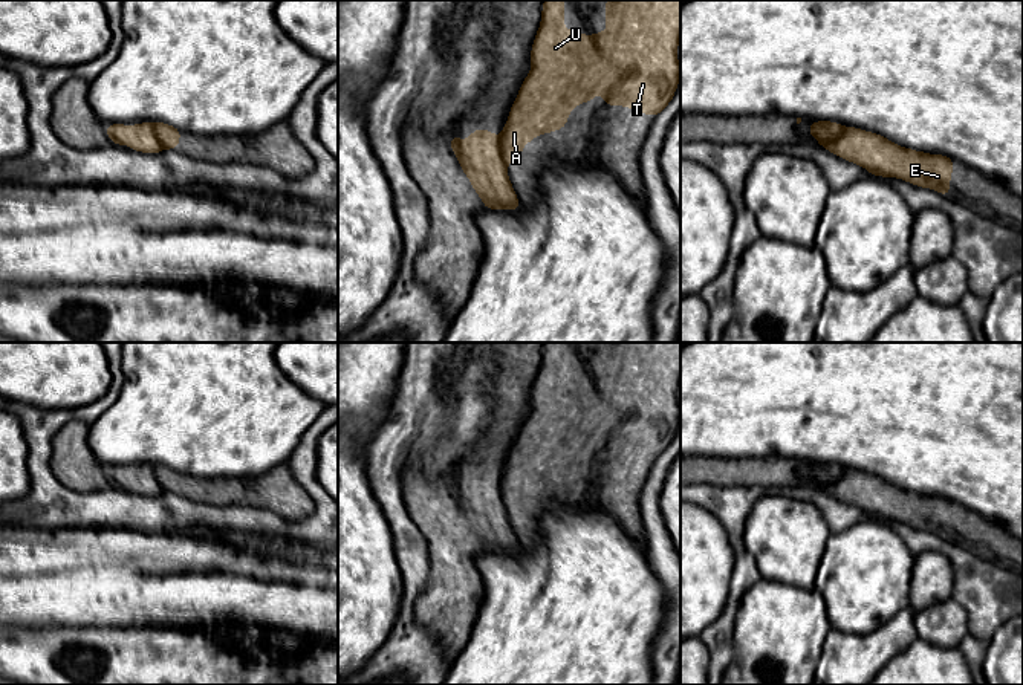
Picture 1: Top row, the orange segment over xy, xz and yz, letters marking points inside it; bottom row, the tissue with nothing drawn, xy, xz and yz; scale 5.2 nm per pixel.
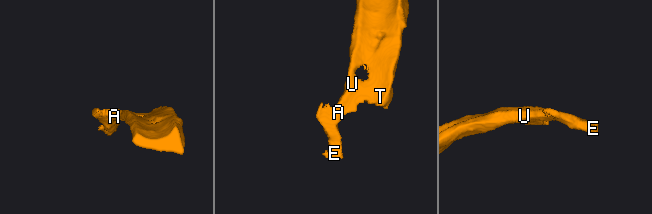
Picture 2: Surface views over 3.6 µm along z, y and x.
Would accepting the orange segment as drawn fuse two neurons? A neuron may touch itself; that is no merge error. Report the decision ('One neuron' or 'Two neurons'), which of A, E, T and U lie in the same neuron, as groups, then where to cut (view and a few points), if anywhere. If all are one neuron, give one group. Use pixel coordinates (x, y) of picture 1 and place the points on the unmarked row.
Two neurons. Groups: A T U / E. Split along yz (844, 470), (838, 479), (818, 485)

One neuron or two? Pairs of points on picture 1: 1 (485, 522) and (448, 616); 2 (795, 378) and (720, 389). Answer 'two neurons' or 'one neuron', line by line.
1: one neuron
2: one neuron

